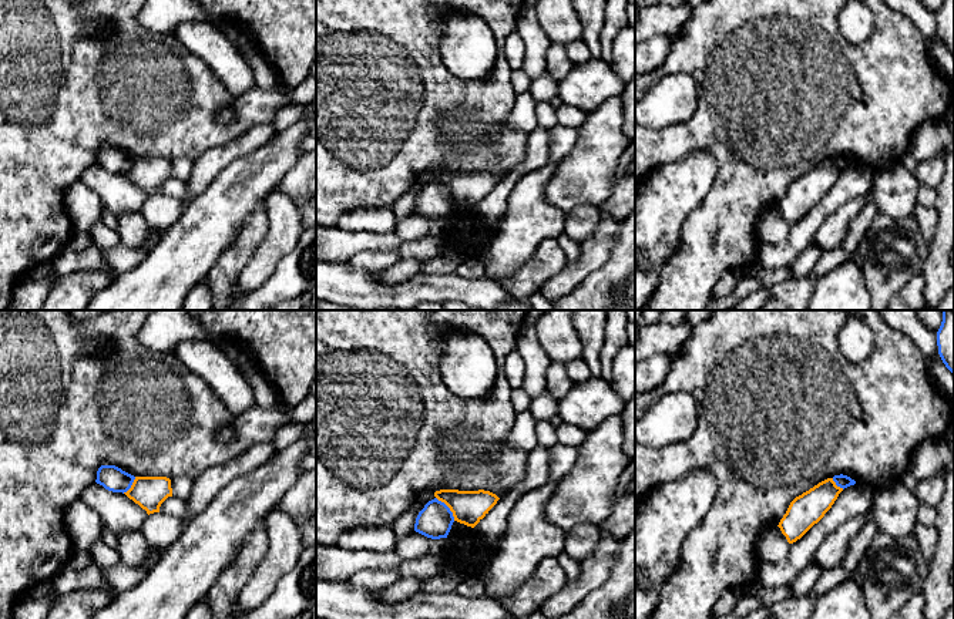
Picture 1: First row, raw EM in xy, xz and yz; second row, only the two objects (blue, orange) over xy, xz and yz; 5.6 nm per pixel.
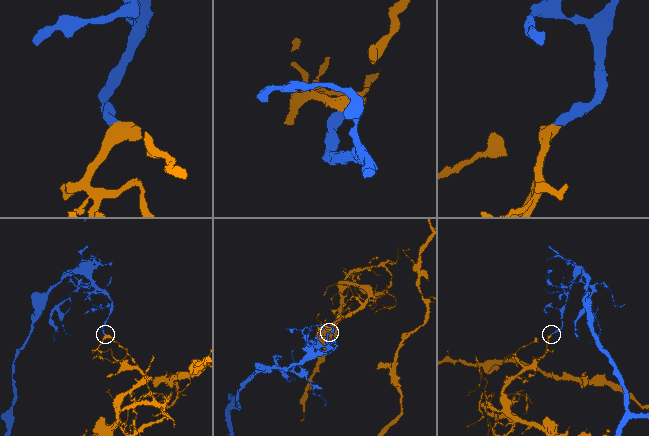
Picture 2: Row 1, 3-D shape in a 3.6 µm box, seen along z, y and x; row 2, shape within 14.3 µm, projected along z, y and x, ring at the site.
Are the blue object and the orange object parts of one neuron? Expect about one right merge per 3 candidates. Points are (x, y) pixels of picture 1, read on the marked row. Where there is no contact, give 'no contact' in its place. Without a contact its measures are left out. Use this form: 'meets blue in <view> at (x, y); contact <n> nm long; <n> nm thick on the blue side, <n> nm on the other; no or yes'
meets blue in xz at (449, 508); contact 170 nm long; 200 nm thick on the blue side, 190 nm on the other; no

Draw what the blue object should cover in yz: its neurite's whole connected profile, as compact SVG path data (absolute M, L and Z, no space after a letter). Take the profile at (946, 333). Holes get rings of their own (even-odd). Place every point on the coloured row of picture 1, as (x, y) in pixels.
M943 310L943 322L937 332L938 354L954 374L954 310Z

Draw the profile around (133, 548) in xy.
M141 529L117 535L117 552L128 566L140 568L150 556L150 548Z

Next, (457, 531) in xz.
M454 521L453 525L451 525L451 529L447 535L447 539L449 539L450 544L454 544L458 539L461 539L464 536L470 536L470 535L474 535L474 528Z

